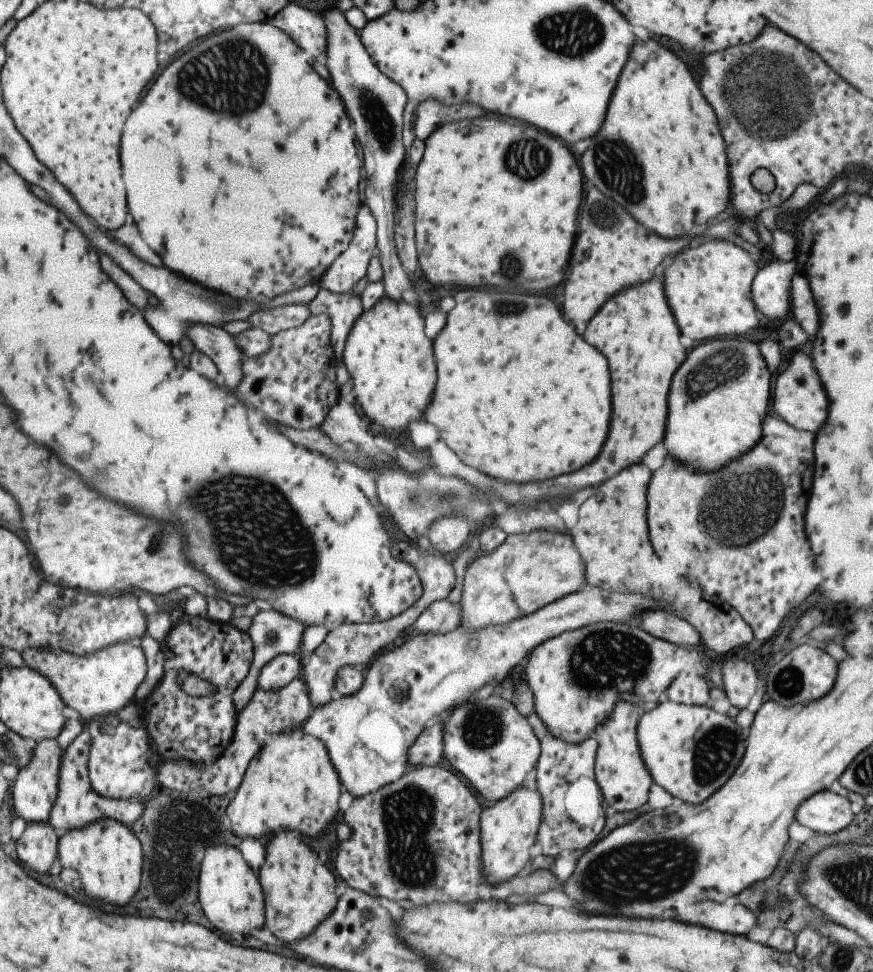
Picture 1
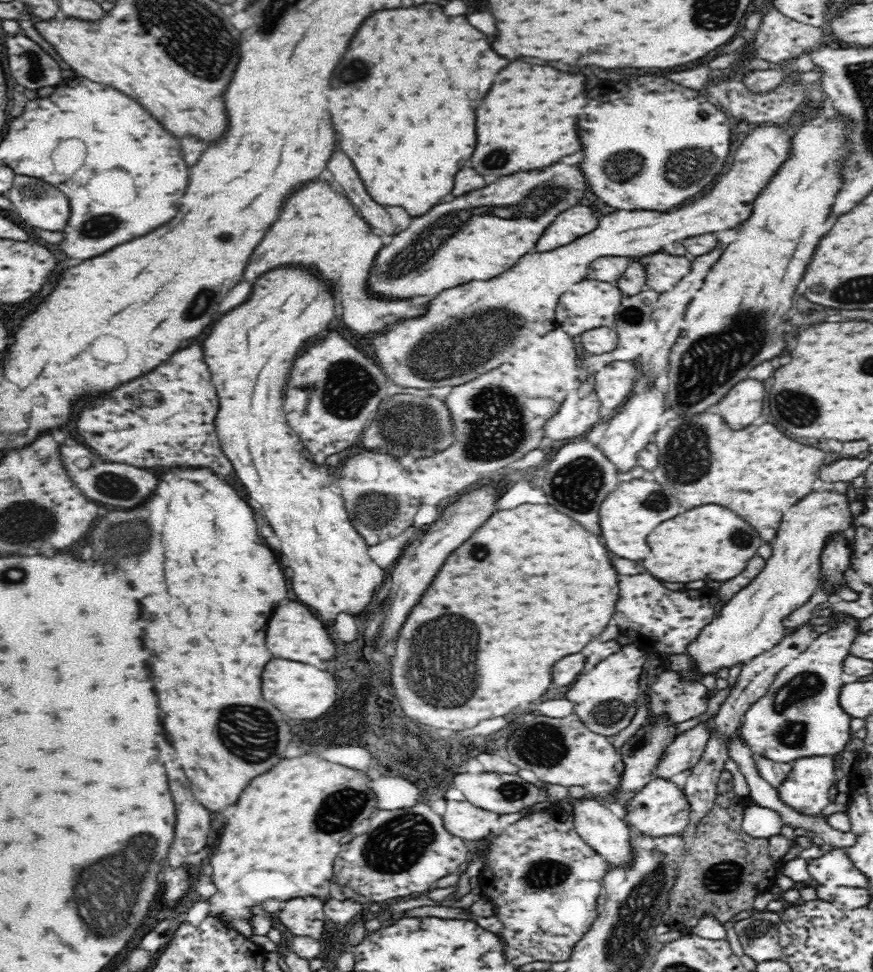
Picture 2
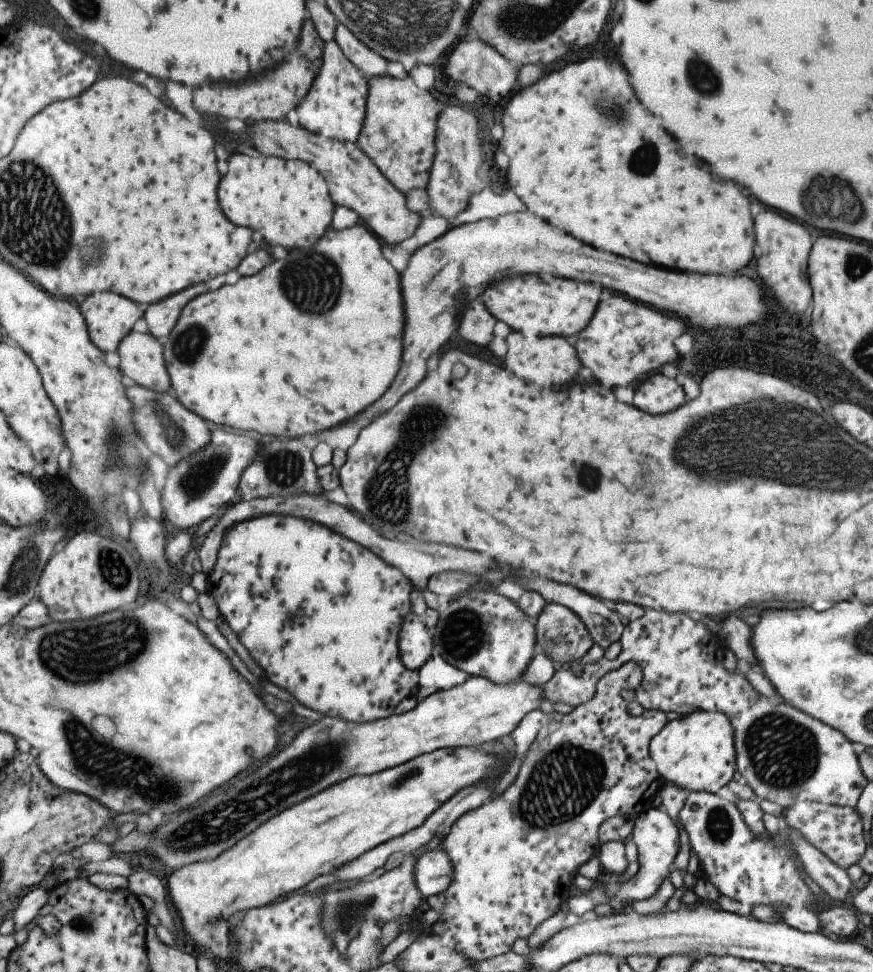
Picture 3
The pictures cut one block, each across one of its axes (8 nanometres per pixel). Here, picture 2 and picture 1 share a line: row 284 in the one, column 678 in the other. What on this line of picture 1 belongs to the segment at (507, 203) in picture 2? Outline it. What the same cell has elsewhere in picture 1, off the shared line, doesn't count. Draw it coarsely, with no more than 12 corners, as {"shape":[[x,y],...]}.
{"shape":[[703,340],[671,378],[669,455],[715,470],[761,436],[757,343]]}

